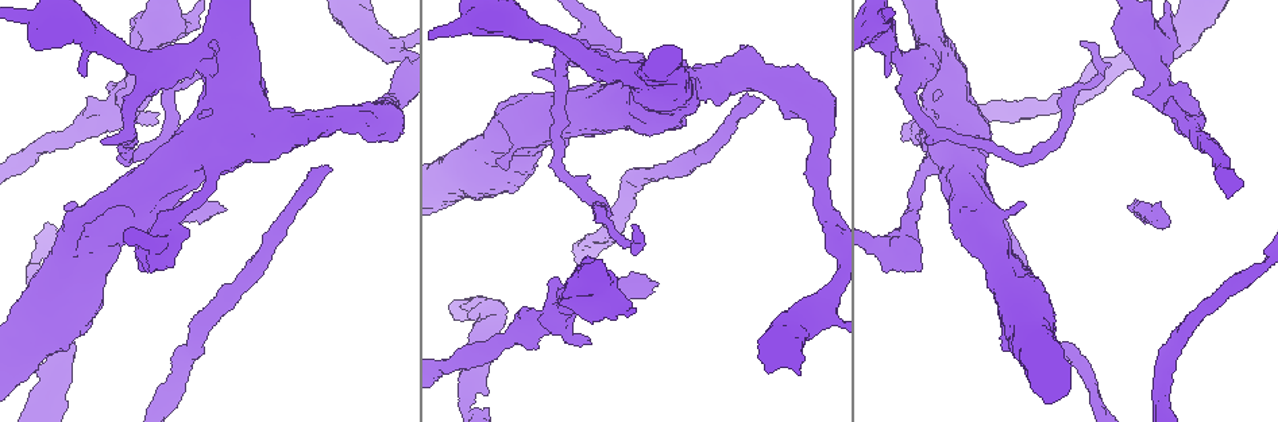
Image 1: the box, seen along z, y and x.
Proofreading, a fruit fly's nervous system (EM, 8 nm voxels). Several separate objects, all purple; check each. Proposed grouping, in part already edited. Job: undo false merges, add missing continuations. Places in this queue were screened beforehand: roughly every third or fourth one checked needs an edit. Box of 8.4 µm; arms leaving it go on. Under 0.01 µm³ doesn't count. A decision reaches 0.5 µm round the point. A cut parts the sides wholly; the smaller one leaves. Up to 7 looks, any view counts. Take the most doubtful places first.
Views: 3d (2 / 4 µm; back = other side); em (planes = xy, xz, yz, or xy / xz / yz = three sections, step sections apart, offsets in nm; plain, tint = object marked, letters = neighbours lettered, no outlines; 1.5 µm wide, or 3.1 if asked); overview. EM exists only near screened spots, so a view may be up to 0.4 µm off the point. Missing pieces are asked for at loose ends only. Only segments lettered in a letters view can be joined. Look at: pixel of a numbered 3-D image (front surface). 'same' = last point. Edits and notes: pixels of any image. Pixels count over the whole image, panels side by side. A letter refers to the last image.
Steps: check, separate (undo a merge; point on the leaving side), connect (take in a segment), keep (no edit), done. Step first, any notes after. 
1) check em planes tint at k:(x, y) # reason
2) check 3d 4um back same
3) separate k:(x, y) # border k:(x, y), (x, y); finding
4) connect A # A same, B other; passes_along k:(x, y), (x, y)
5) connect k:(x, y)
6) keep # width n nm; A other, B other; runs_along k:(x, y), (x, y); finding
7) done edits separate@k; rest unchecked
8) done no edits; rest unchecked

check em planes letters at 1:(1160, 203)

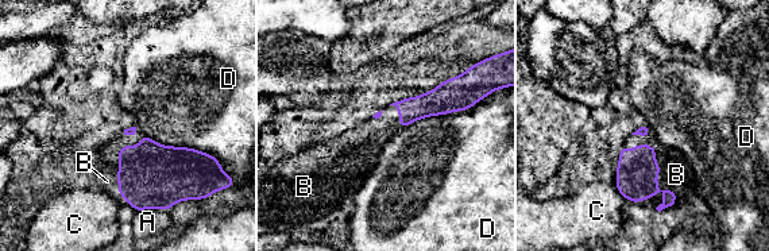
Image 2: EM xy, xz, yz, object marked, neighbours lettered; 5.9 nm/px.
connect 2:(676, 174) # A other, B same, C other, D other; passes_along 2:(636, 181), (660, 168), (676, 174); it goes on there

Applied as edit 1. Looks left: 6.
check overview # redraw

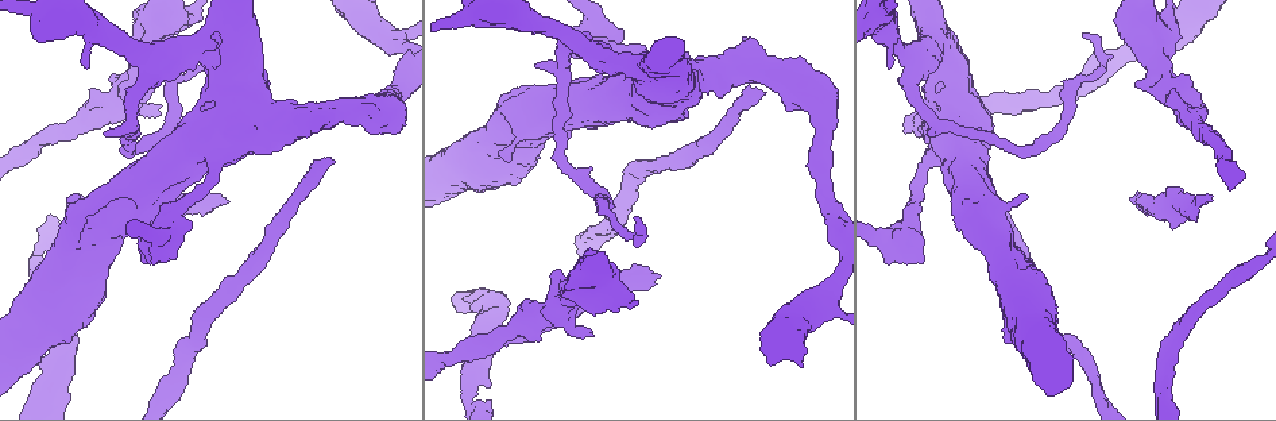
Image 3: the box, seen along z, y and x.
check 3d 2um at 3:(334, 163) # free end

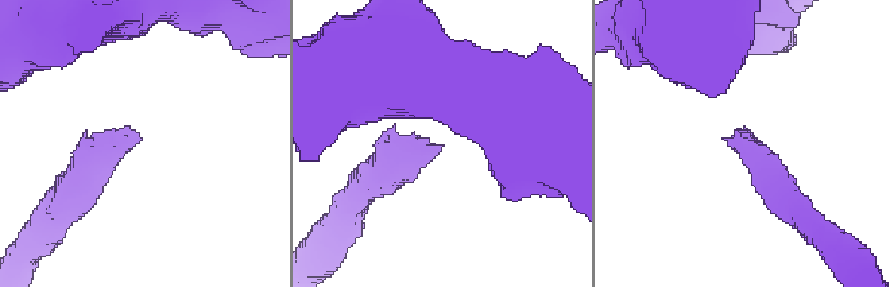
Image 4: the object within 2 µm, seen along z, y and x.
check em planes tint at 4:(442, 145) # shape alone is not enough

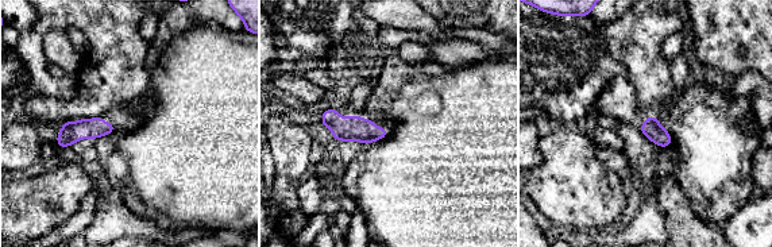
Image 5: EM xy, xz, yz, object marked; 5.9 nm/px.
check em planes letters same

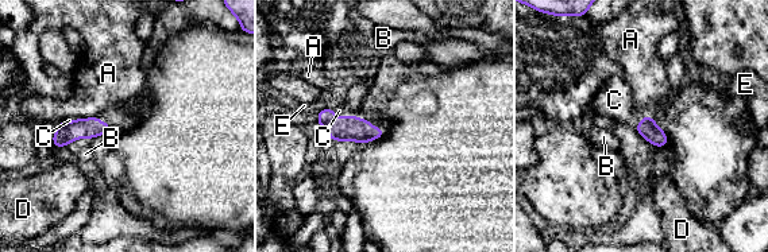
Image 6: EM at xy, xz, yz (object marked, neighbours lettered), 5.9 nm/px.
connect 6:(339, 111) # A other, B other, C same, D other, E other; passes_along 6:(340, 128), (348, 116), (339, 111); it goes on there

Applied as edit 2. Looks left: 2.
done edits connect@2, connect@6; rest unchecked

